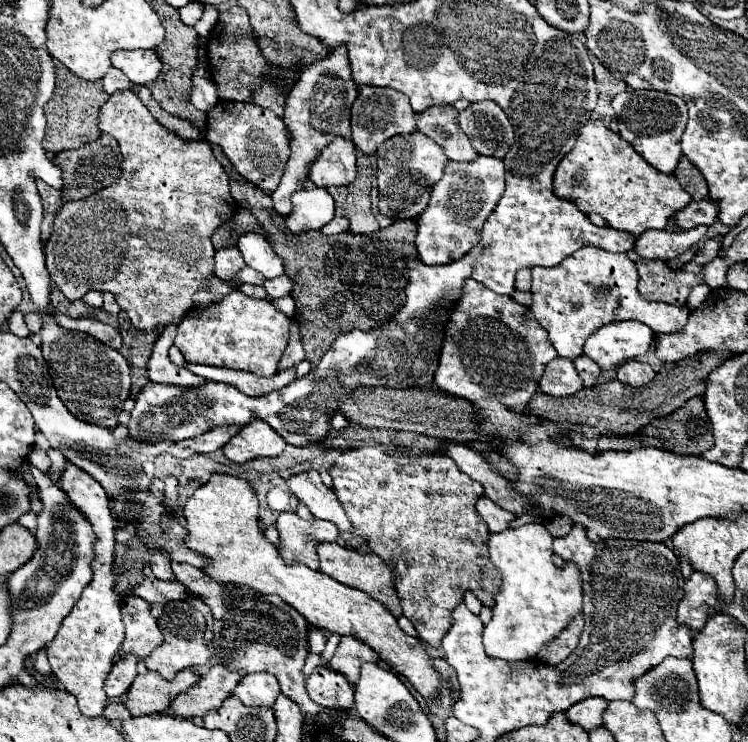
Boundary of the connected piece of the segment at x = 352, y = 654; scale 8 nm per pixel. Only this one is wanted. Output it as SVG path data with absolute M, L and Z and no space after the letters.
M341 639L333 659L329 661L329 667L355 685L359 681L359 669L363 663L379 663L379 657L375 651L371 651L371 647L359 643L357 639Z

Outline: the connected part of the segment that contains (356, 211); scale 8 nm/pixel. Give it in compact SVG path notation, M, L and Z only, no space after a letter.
M363 177L347 187L327 189L335 199L335 217L349 219L349 233L367 235L379 231L379 223L371 213L371 199L369 199L371 181L373 177Z

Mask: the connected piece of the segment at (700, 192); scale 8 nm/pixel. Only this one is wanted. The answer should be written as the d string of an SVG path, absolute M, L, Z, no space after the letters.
M681 157L679 167L677 167L677 171L675 171L675 177L677 177L679 183L683 185L683 189L689 191L689 195L693 197L693 201L709 199L707 183L705 183L701 171L699 171L687 157Z

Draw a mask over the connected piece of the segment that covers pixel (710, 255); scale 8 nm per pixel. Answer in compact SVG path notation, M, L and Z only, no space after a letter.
M713 237L713 239L707 239L701 247L699 247L699 253L693 257L691 263L685 265L685 269L681 271L673 271L667 267L667 263L647 263L647 259L641 259L637 261L637 269L639 269L639 293L647 299L647 301L661 301L661 303L671 303L671 305L685 305L687 303L687 297L691 293L691 289L695 285L701 285L705 283L703 279L703 265L707 265L709 261L715 259L717 255L717 249L719 249L719 243L721 243L721 237Z

